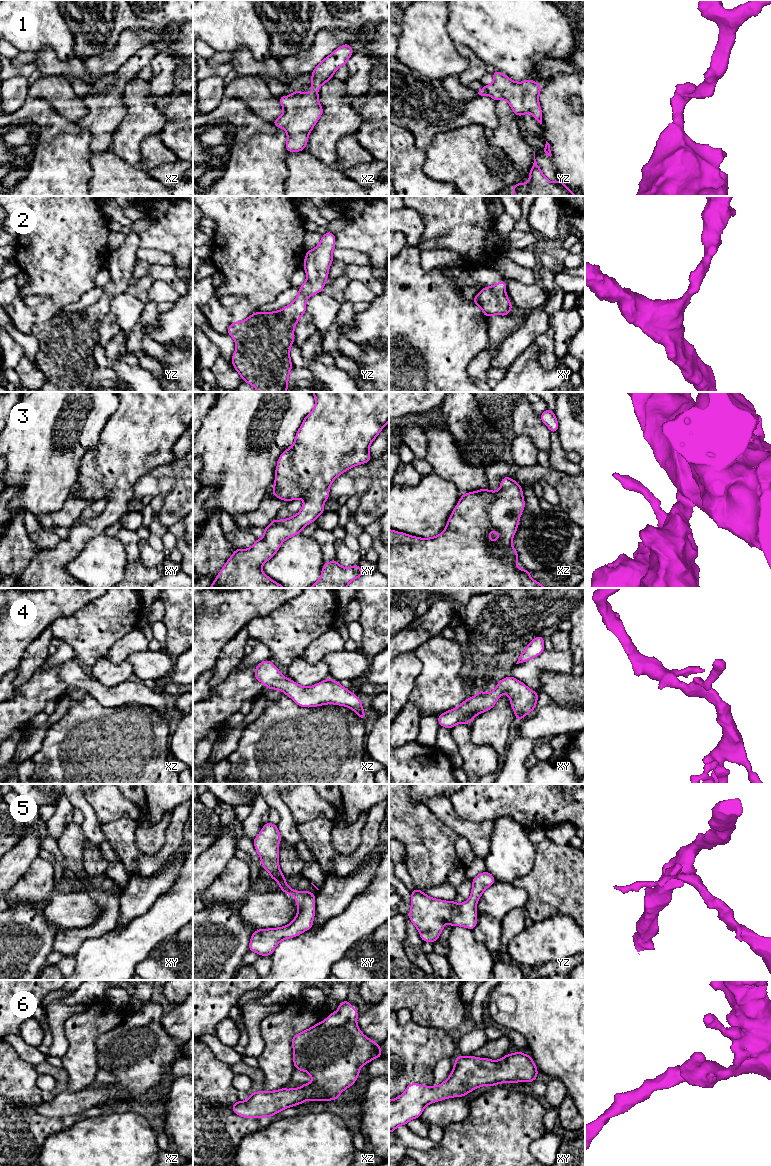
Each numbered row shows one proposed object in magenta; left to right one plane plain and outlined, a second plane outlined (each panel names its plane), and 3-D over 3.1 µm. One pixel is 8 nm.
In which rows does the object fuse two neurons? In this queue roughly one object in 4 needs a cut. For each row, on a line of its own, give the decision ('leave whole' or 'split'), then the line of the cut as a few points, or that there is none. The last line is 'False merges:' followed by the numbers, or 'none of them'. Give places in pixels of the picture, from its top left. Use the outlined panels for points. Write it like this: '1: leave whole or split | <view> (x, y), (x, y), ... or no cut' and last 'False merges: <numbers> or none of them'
1: leave whole | no cut
2: leave whole | no cut
3: leave whole | no cut
4: leave whole | no cut
5: leave whole | no cut
6: leave whole | no cut
False merges: none of them

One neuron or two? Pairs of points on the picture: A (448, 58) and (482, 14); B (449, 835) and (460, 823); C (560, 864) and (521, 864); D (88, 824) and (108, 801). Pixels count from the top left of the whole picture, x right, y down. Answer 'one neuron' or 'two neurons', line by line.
A: two neurons
B: two neurons
C: two neurons
D: two neurons

